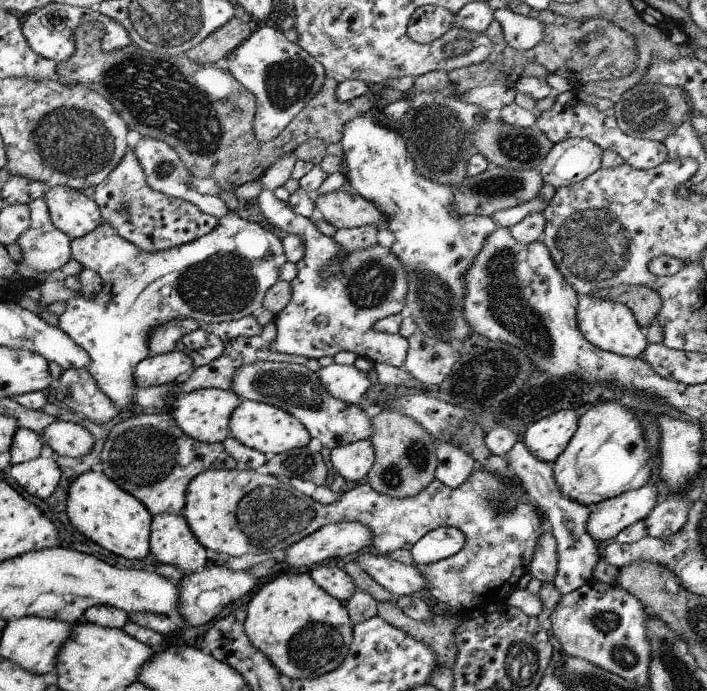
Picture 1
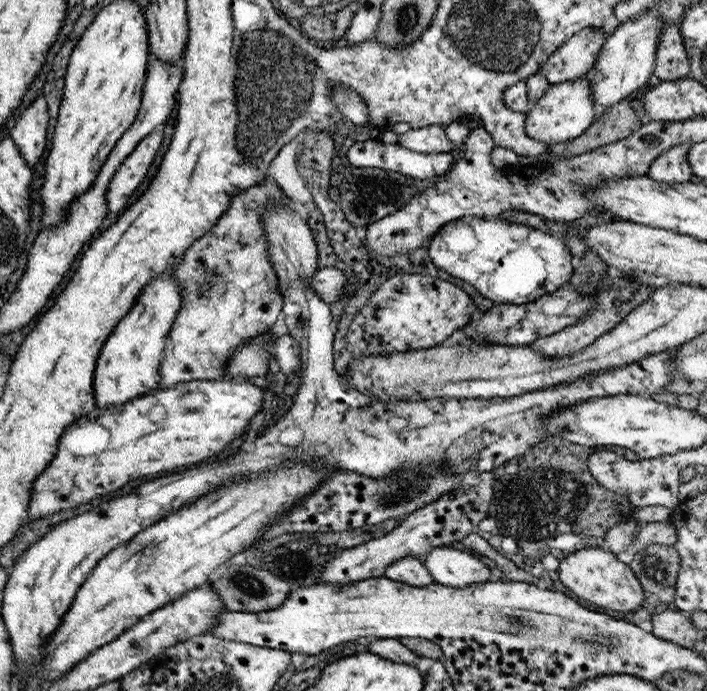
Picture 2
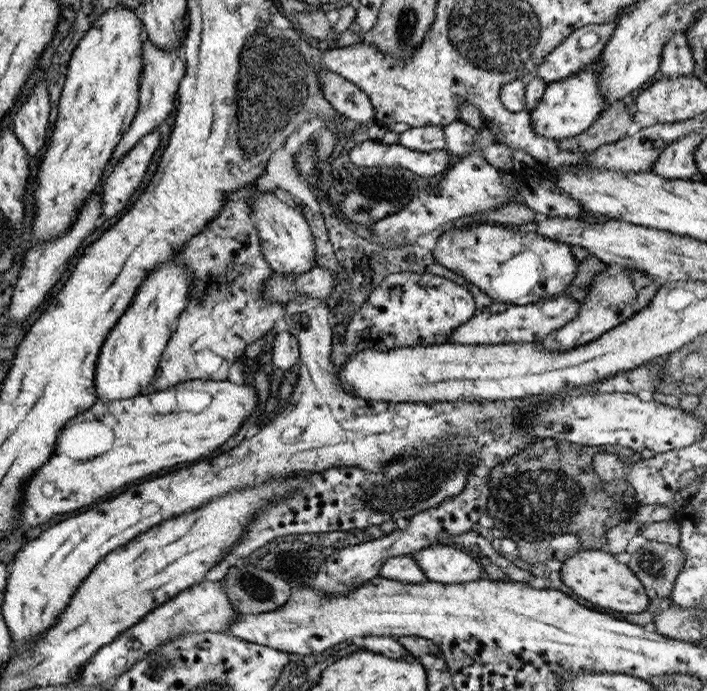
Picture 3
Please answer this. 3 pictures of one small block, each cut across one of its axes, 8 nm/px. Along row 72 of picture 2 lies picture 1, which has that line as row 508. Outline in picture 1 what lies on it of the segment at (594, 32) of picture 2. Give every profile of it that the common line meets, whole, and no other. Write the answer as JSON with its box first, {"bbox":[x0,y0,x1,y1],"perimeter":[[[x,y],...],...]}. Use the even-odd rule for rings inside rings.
{"bbox":[503,440,599,597],"perimeter":[[[518,440],[503,458],[512,477],[524,489],[526,496],[533,499],[535,508],[548,521],[549,530],[555,540],[557,556],[557,568],[552,583],[555,590],[563,597],[591,580],[594,564],[599,560],[596,543],[585,531],[590,507],[563,496],[553,481],[551,465],[537,461],[525,449],[521,440]]]}

